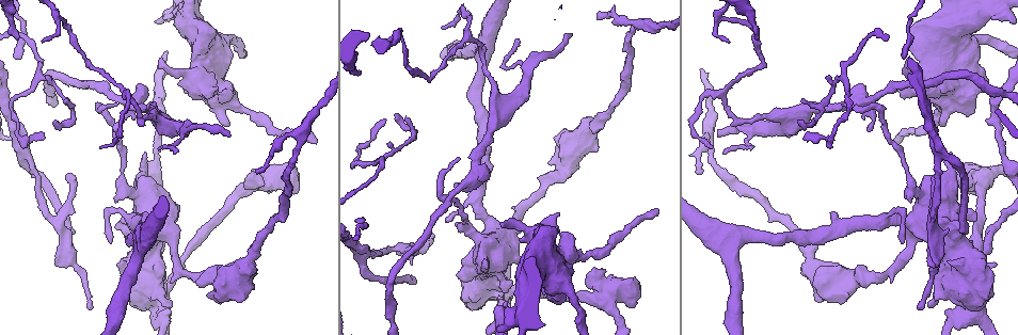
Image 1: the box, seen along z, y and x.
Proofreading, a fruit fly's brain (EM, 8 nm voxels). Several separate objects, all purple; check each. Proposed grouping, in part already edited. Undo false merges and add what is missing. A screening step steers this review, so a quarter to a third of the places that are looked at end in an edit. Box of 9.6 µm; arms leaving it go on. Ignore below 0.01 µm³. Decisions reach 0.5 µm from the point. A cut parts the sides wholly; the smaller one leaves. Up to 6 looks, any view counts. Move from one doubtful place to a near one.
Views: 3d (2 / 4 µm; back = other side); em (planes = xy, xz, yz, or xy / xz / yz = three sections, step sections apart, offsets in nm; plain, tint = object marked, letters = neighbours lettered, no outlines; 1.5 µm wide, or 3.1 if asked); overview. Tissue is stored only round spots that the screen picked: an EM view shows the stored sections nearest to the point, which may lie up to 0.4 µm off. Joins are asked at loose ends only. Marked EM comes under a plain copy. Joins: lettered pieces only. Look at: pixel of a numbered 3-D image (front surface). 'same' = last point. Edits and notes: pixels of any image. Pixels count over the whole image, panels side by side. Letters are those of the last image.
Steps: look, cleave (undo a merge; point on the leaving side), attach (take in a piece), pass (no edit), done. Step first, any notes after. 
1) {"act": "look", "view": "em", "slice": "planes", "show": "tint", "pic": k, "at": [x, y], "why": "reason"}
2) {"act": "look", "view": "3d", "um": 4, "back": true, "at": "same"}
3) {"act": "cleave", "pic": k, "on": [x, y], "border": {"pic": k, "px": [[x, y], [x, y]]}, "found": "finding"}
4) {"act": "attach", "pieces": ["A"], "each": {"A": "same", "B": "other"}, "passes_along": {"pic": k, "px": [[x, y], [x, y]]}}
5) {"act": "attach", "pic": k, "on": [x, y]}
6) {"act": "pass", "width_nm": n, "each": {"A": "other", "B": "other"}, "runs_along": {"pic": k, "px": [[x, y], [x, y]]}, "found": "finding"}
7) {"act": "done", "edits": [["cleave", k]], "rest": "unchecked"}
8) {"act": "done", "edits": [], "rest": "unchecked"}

{"act": "look", "view": "em", "slice": "planes", "show": "letters", "pic": 1, "at": [592, 254], "why": "calibre changes"}

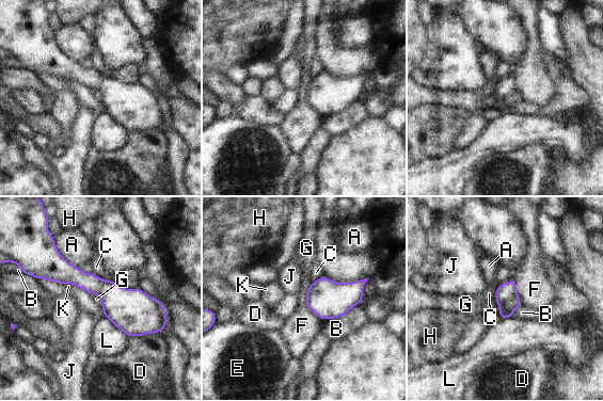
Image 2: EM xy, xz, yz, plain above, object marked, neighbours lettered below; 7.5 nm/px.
{"act": "pass", "width_nm": 170, "each": {"A": "other", "B": "other", "C": "other", "D": "other", "E": "other", "F": "other", "G": "other", "H": "other", "J": "other", "K": "other", "L": "other"}, "runs_along": {"pic": 2, "px": [[45, 274], [73, 274], [163, 321]]}, "found": "one neuron here"}

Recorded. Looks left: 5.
{"act": "look", "view": "em", "slice": "planes", "show": "letters", "pic": 1, "at": [920, 308], "why": "thin end"}

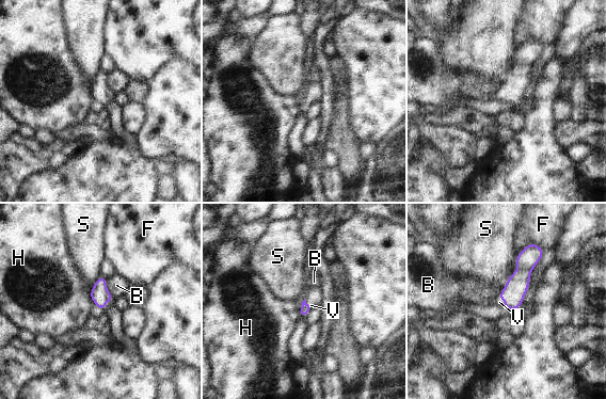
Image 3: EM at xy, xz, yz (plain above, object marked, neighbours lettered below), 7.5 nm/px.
{"act": "attach", "pieces": ["V"], "each": {"B": "other", "F": "other", "H": "other", "S": "other", "V": "same"}, "found": "the neuron continues"}

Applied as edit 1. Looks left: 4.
{"act": "look", "view": "overview"}

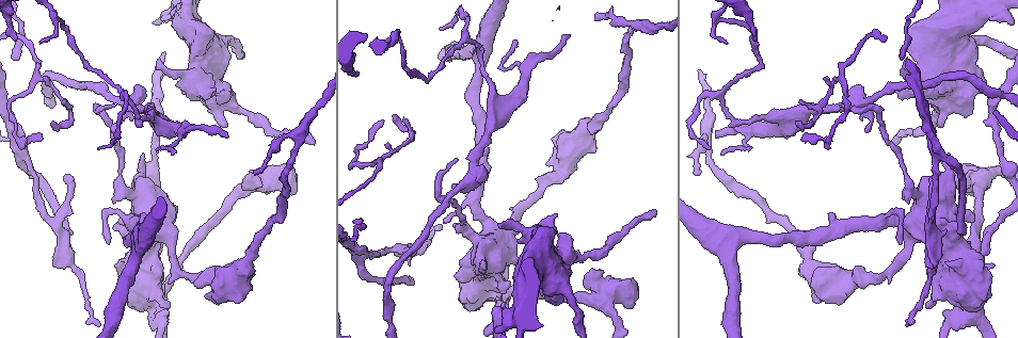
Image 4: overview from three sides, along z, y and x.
{"act": "look", "view": "em", "slice": "xz", "step": 4, "show": "tint", "pic": 4, "at": [722, 20], "why": "branch point"}

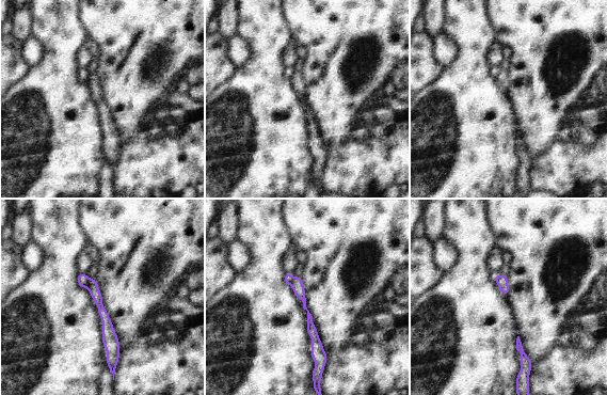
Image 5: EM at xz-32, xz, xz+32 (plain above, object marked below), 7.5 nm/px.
{"act": "look", "view": "em", "slice": "xz", "step": 4, "show": "letters", "at": "same"}

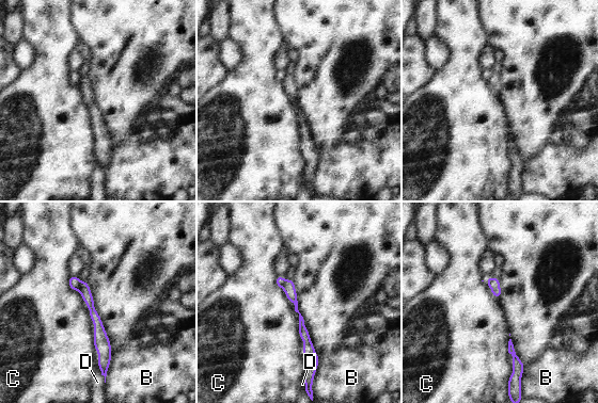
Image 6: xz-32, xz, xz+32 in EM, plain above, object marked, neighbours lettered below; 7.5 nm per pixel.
{"act": "cleave", "pic": 6, "on": [83, 287], "width_nm": 30, "each": {"B": "other", "C": "other", "D": "other"}, "part_leaving": {"pic": 6, "px": [[285, 283], [307, 339], [310, 379]]}, "found": "two neurons meet here"}

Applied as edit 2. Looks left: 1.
{"act": "done", "edits": [["attach", 3], ["cleave", 6]], "rest": "unchecked"}

